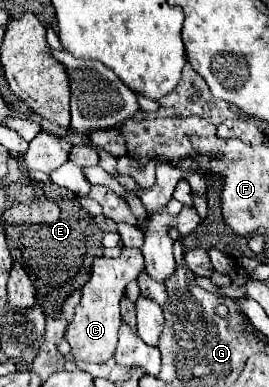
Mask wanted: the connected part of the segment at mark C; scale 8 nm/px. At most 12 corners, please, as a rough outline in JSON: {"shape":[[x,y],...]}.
{"shape":[[141,249],[95,257],[65,327],[71,357],[105,363]]}

